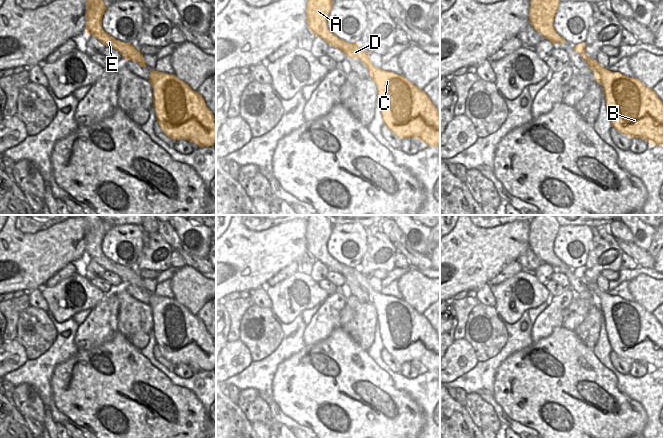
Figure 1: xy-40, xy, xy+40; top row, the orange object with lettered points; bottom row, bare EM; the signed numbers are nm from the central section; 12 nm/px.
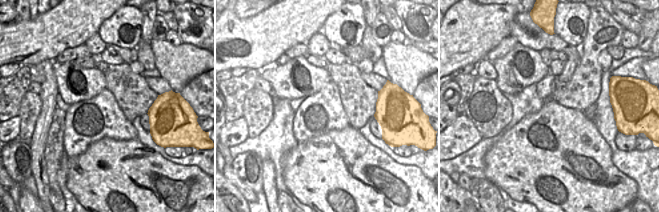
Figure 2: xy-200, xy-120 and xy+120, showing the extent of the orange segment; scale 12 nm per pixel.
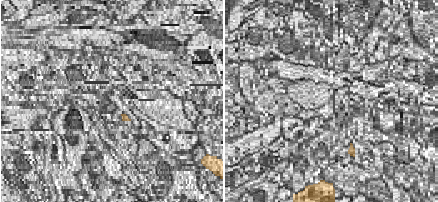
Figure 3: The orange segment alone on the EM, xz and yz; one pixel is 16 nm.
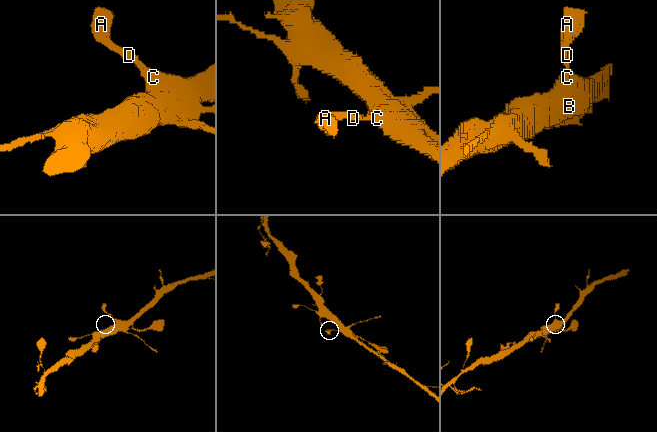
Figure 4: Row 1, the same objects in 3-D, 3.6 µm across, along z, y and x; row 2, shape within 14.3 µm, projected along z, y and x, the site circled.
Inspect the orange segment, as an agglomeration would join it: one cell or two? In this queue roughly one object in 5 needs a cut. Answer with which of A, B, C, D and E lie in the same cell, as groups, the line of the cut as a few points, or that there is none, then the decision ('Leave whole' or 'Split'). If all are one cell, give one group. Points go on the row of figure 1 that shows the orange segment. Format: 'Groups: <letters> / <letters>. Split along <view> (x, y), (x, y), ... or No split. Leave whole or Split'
Groups: A B C D E. No split. Leave whole.

